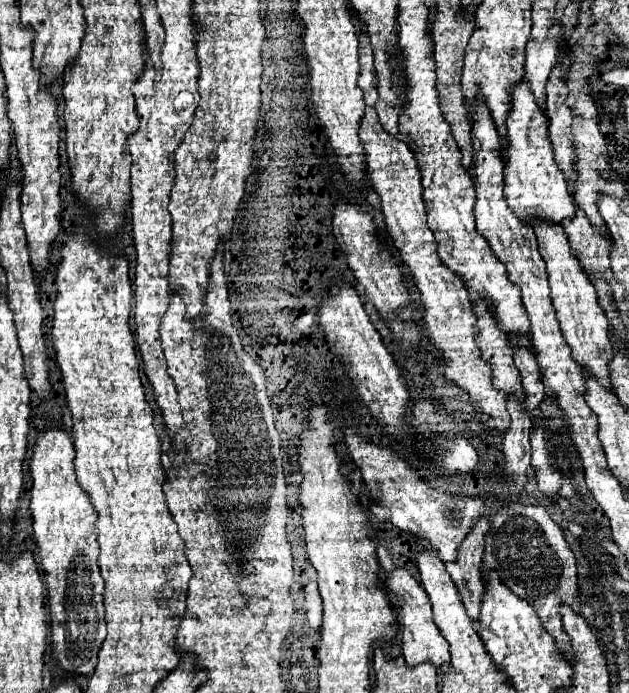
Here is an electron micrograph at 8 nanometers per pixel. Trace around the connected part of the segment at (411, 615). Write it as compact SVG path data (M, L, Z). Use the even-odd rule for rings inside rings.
M395 569L391 573L383 573L387 577L387 587L395 597L399 599L399 617L401 617L401 641L403 641L403 659L409 667L421 665L421 663L433 663L435 667L441 667L449 663L449 643L433 623L433 613L429 605L429 597L425 595L425 589L417 583L417 579L407 569Z

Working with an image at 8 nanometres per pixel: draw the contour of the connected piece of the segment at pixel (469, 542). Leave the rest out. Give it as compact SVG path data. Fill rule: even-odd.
M489 513L477 521L477 525L471 529L471 533L465 537L459 559L455 563L447 563L445 569L449 571L449 577L453 579L457 593L461 595L461 601L467 609L467 615L471 621L479 621L481 617L481 601L483 601L483 583L481 583L481 553L485 545L485 535L489 531Z

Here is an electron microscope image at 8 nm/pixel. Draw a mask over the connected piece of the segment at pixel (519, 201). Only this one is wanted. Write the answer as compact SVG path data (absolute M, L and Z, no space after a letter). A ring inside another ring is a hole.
M525 79L511 87L511 111L507 115L507 163L503 169L505 177L505 197L509 207L517 217L525 217L529 221L531 215L545 217L549 221L561 223L565 217L573 217L575 205L573 197L567 189L563 171L557 167L553 157L553 143L549 139L549 121L543 109L535 103L533 91Z

